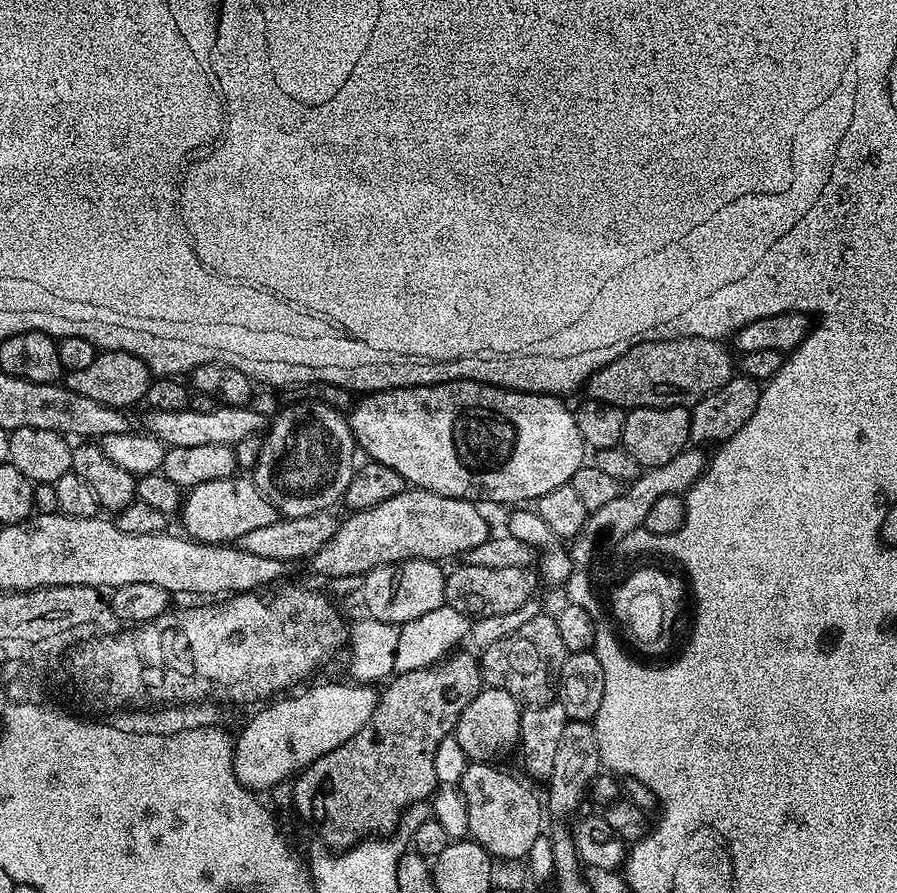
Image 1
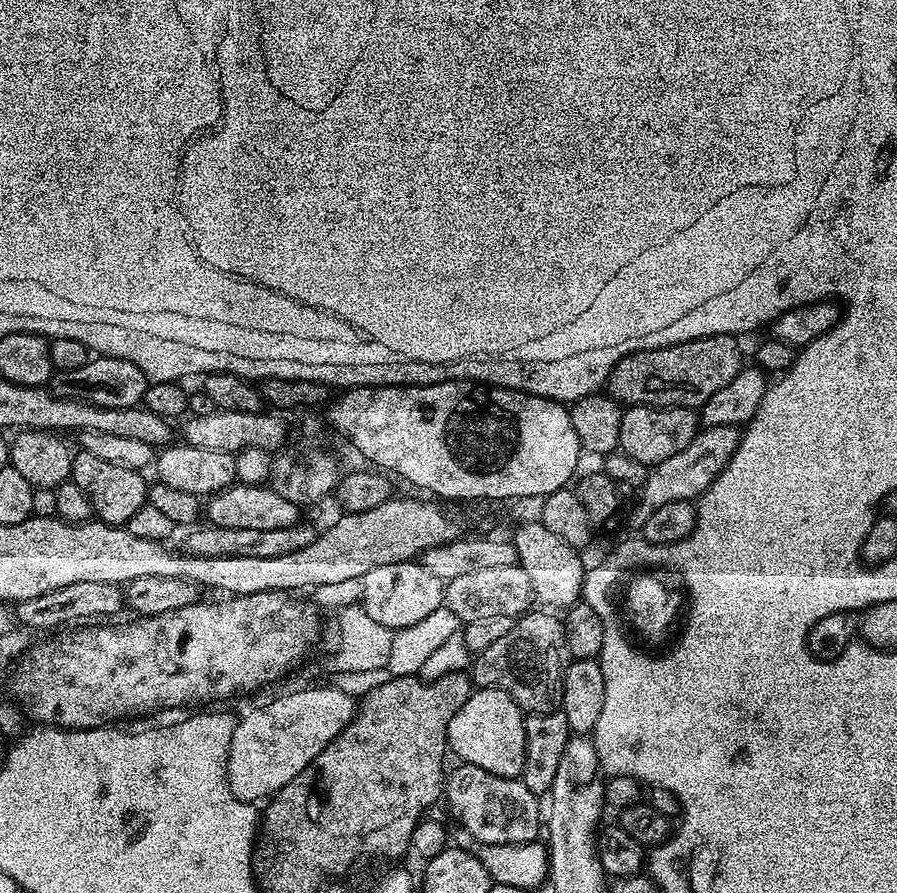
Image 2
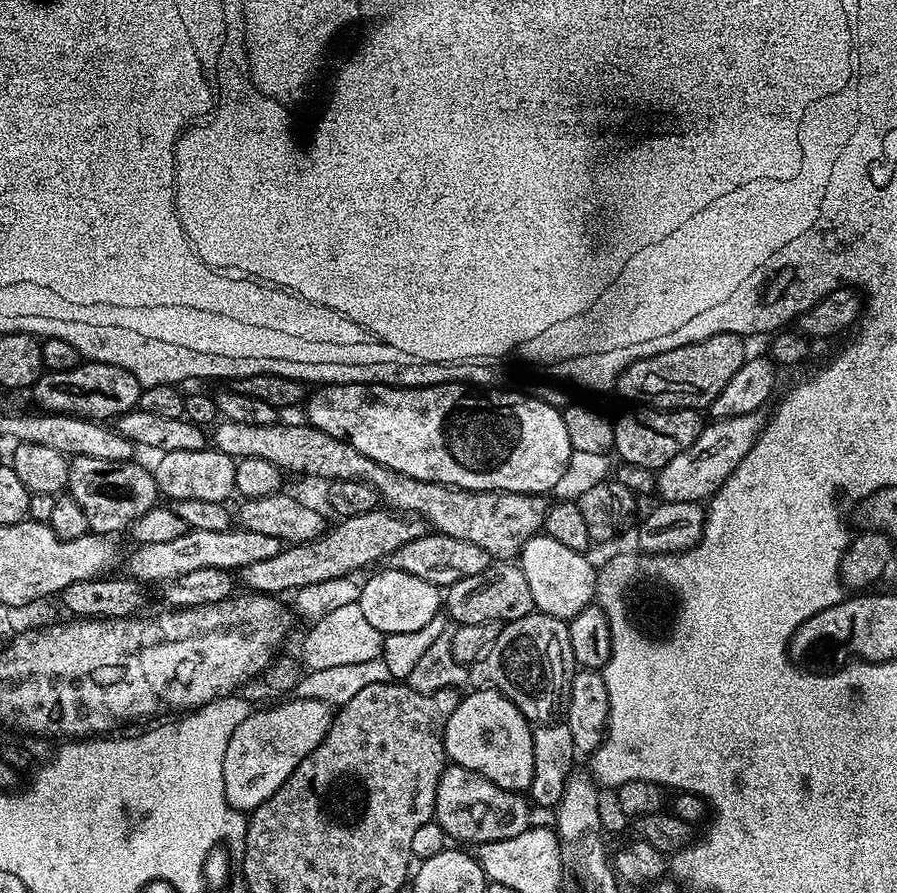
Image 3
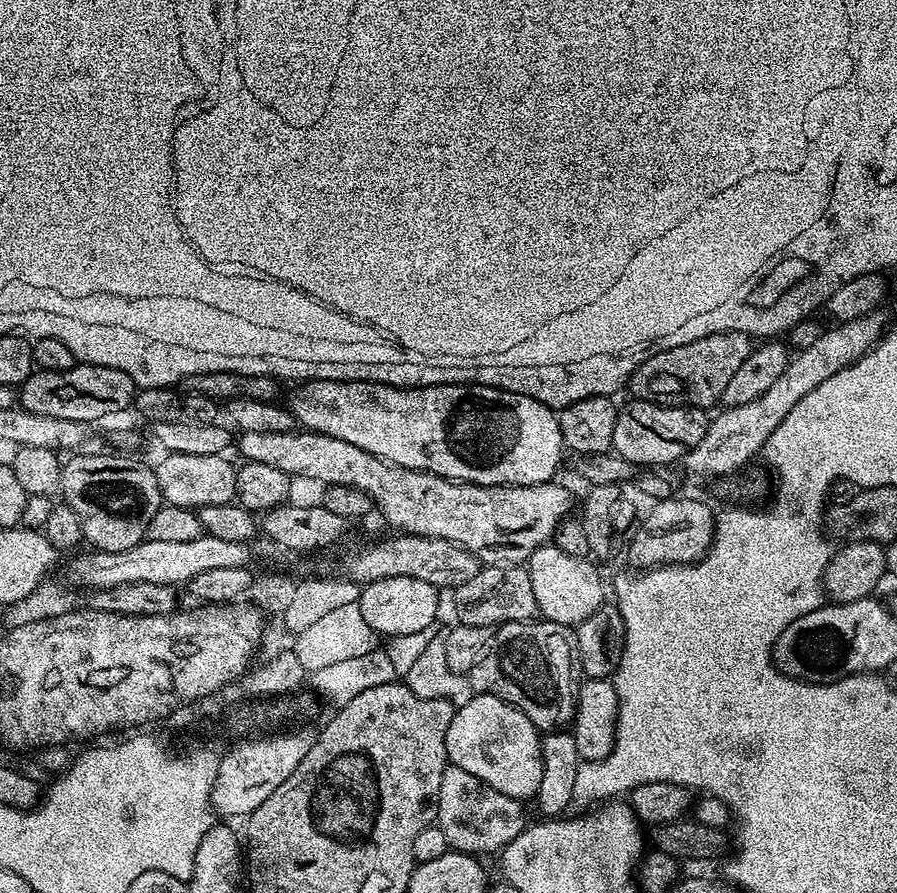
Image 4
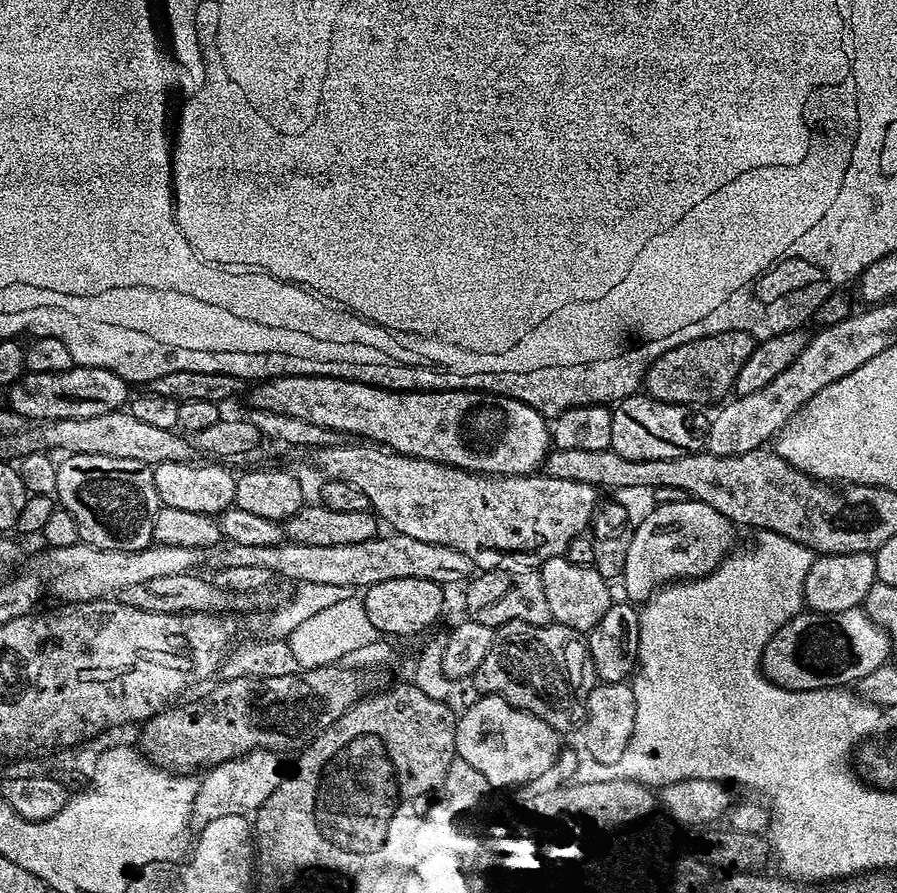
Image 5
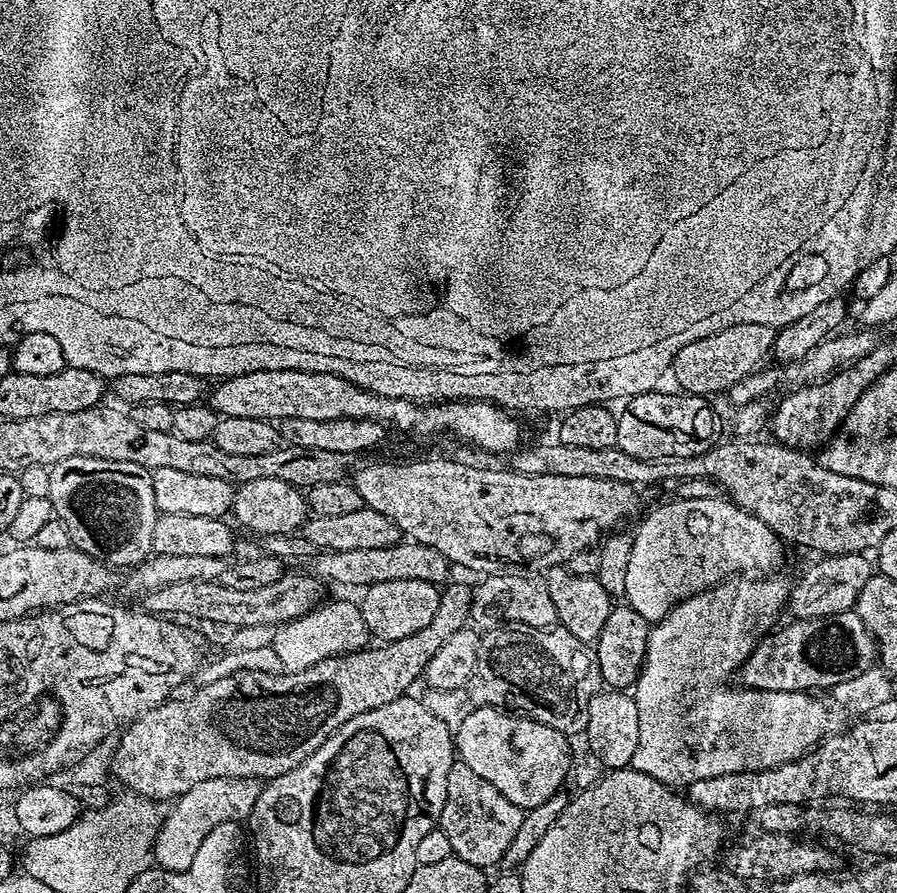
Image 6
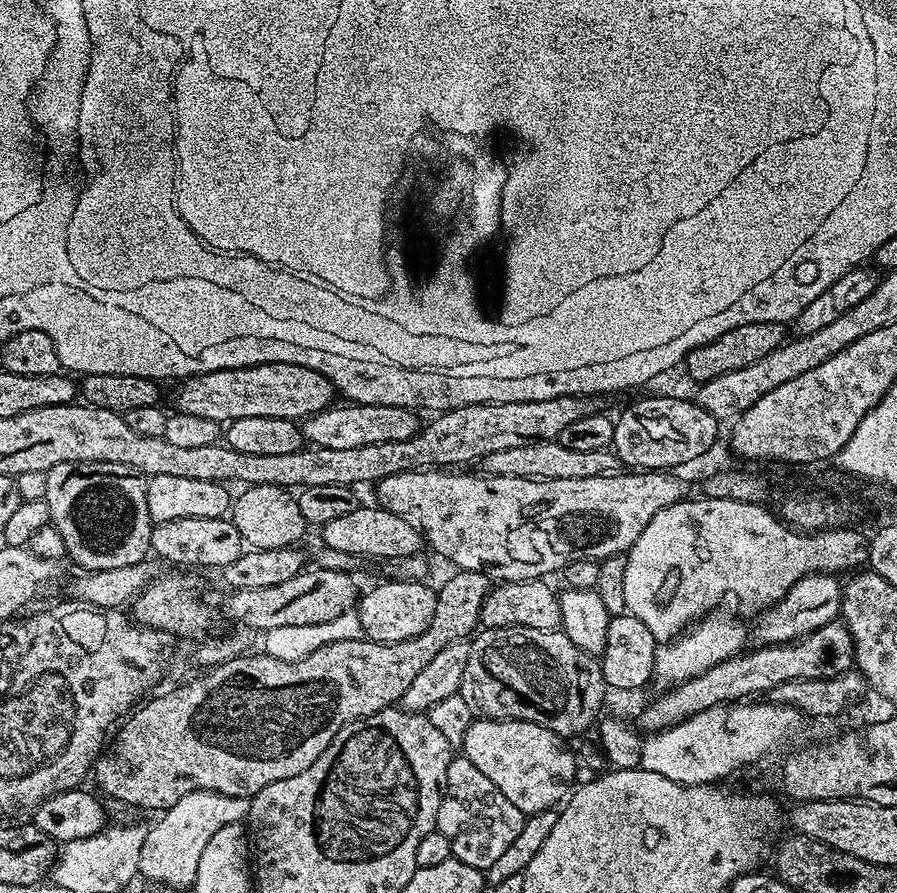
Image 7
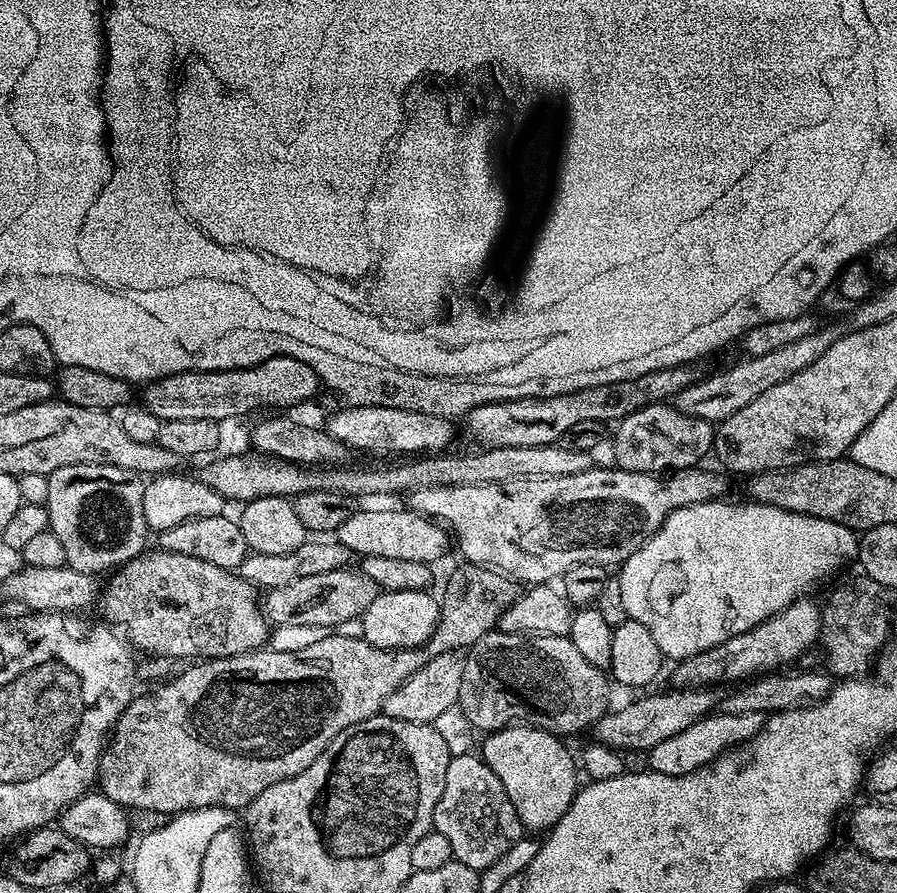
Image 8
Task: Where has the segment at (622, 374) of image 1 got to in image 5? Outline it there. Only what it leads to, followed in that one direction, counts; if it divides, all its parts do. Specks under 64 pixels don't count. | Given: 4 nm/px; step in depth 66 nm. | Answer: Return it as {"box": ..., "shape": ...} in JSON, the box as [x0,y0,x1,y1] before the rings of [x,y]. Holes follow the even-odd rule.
{"box":[643,330,757,406],"shape":[[[738,330],[693,340],[685,338],[681,345],[666,350],[648,367],[648,372],[644,375],[643,391],[667,404],[705,406],[711,400],[723,401],[733,391],[738,370],[742,370],[746,358],[750,358],[757,343],[757,337],[752,333]]]}

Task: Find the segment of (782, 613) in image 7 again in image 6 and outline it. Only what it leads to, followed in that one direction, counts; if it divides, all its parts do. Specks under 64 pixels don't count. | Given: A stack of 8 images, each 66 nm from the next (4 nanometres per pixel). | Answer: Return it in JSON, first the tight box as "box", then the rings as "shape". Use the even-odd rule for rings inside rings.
{"box":[786,553,874,620],"shape":[[[863,553],[824,556],[817,560],[820,561],[814,563],[789,589],[786,610],[793,619],[813,620],[853,609],[860,590],[874,573],[871,559]]]}

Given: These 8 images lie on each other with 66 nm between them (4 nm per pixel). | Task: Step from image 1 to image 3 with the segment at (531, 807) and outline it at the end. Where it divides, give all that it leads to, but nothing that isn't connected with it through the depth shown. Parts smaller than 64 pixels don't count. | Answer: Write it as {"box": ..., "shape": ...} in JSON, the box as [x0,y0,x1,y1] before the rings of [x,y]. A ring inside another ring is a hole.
{"box":[434,763,533,846],"shape":[[[449,763],[438,782],[434,820],[435,823],[442,826],[442,830],[453,841],[461,840],[461,842],[456,841],[461,845],[472,846],[468,844],[478,844],[477,846],[487,846],[490,842],[514,838],[526,831],[530,826],[531,820],[528,819],[532,816],[531,810],[533,811],[529,801],[521,793],[511,792],[502,786],[494,786],[494,782],[482,778],[482,774],[478,774],[474,770],[466,770],[457,764]]]}

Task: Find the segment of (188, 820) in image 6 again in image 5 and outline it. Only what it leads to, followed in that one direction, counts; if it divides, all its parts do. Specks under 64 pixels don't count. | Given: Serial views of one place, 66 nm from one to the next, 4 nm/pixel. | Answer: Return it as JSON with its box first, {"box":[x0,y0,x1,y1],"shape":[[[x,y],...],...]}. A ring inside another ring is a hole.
{"box":[192,752,281,822],"shape":[[[248,752],[239,760],[227,760],[216,764],[203,773],[202,779],[196,785],[196,796],[192,800],[192,816],[207,822],[223,816],[251,817],[274,794],[280,785],[281,757],[274,752]]]}

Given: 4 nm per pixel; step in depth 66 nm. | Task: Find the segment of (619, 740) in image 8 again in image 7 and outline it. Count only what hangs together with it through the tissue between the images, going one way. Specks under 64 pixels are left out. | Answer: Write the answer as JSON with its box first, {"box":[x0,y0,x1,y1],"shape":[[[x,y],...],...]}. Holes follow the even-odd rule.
{"box":[639,622,853,734],"shape":[[[831,622],[813,633],[806,634],[787,644],[765,644],[753,647],[753,652],[743,651],[715,664],[710,670],[694,678],[684,680],[681,684],[671,685],[657,700],[652,700],[640,712],[639,731],[644,734],[661,732],[681,724],[694,714],[708,710],[719,704],[744,702],[767,694],[778,682],[794,682],[802,678],[834,678],[853,667],[852,638],[840,622]]]}

